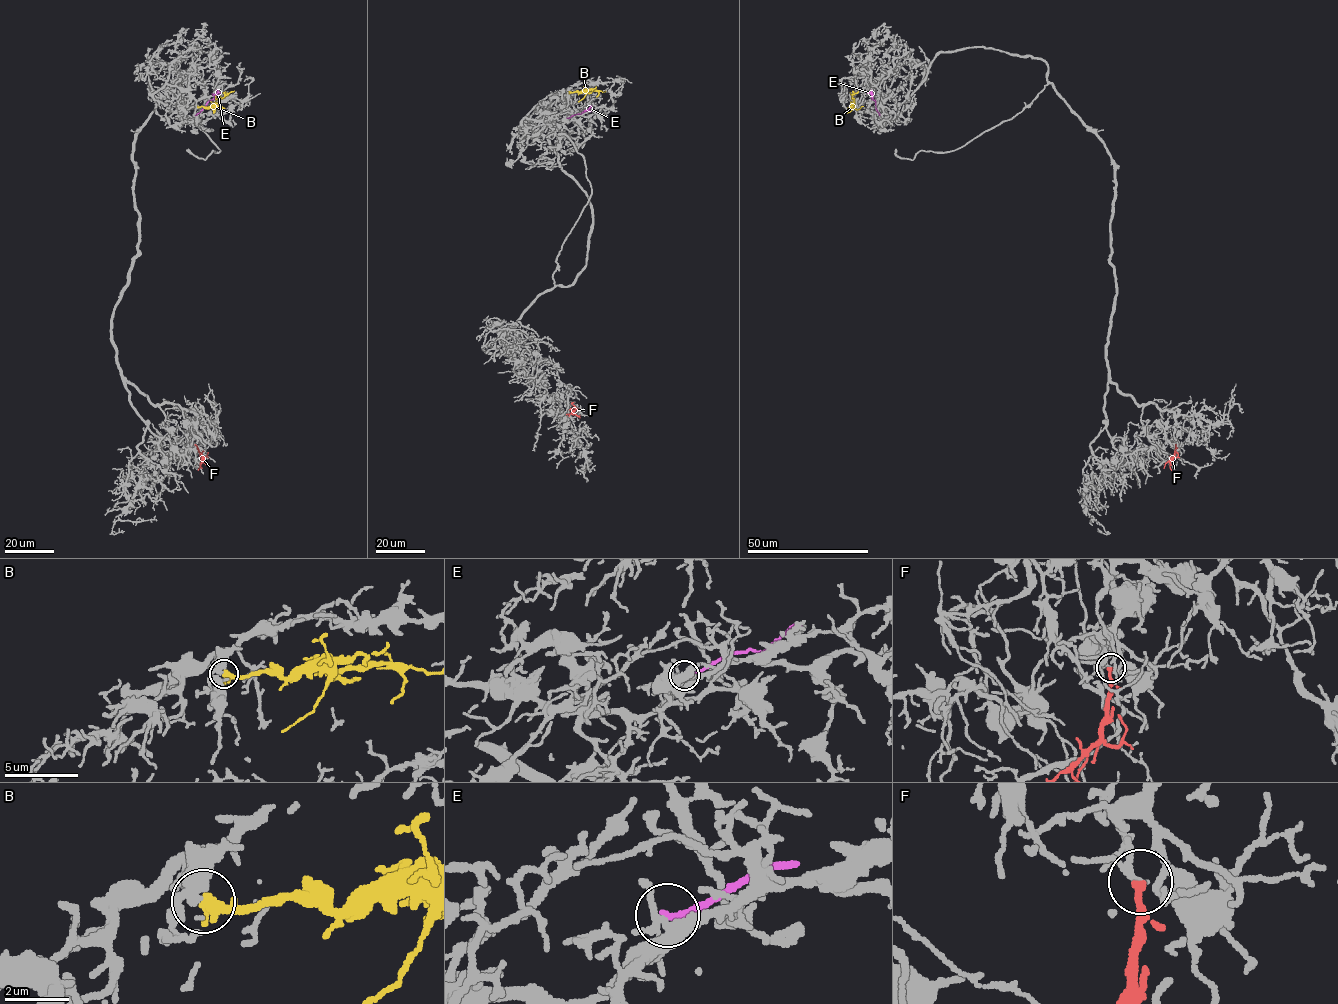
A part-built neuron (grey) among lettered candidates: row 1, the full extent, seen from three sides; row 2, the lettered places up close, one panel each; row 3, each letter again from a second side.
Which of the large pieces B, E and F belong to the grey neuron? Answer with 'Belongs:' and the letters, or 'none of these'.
Belongs: B, F

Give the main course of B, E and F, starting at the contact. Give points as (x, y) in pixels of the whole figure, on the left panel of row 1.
B: (197, 107), (210, 107), (234, 91)
E: (196, 115), (220, 93)
F: (194, 444), (203, 460), (200, 464), (202, 468)

